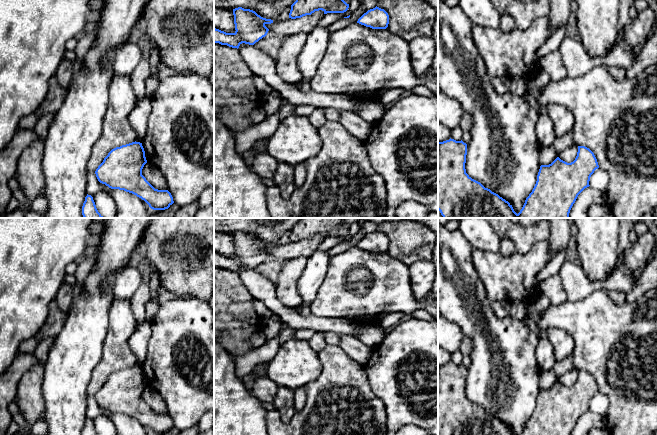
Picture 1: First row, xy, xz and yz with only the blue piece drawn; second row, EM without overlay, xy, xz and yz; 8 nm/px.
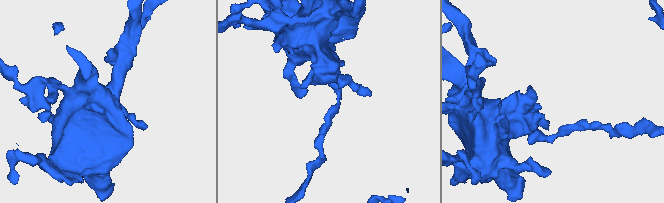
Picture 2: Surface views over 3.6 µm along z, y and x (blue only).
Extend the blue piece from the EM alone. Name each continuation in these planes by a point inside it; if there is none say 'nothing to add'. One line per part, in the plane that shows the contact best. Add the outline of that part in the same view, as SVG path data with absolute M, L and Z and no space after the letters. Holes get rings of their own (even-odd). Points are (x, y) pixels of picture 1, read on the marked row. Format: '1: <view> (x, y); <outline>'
nothing to add

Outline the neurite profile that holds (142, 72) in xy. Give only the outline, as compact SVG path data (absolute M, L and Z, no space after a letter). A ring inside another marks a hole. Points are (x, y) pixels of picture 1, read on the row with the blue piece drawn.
M143 58L131 76L131 84L134 89L137 101L146 96L145 81L150 77L151 66L149 59Z

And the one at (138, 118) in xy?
M145 96L142 100L137 101L135 108L130 113L129 121L137 135L136 142L142 143L145 137L151 110L151 98Z

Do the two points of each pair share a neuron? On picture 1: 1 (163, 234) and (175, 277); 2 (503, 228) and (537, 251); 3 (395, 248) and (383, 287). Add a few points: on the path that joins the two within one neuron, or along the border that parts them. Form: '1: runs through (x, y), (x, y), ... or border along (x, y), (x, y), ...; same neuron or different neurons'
1: runs through (159, 245), (159, 256), (168, 266); same neuron
2: border along (547, 239), (538, 241), (524, 253), (516, 252); different neurons
3: border along (386, 252), (408, 266); different neurons

